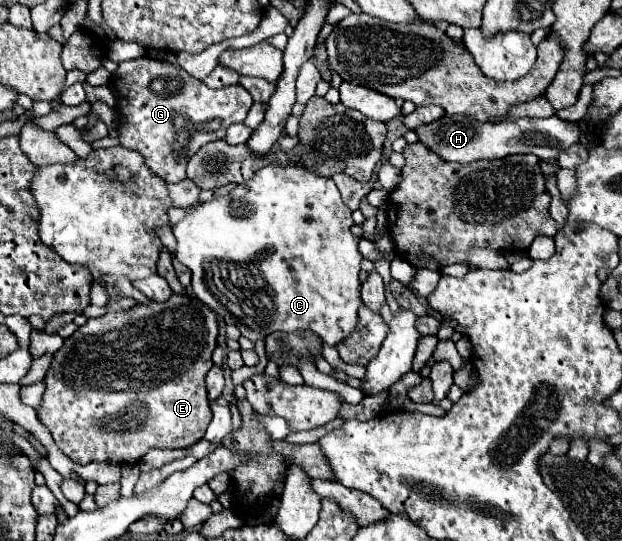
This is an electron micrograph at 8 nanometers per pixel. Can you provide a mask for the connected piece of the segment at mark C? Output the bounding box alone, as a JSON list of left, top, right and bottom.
[173,163,361,345]

